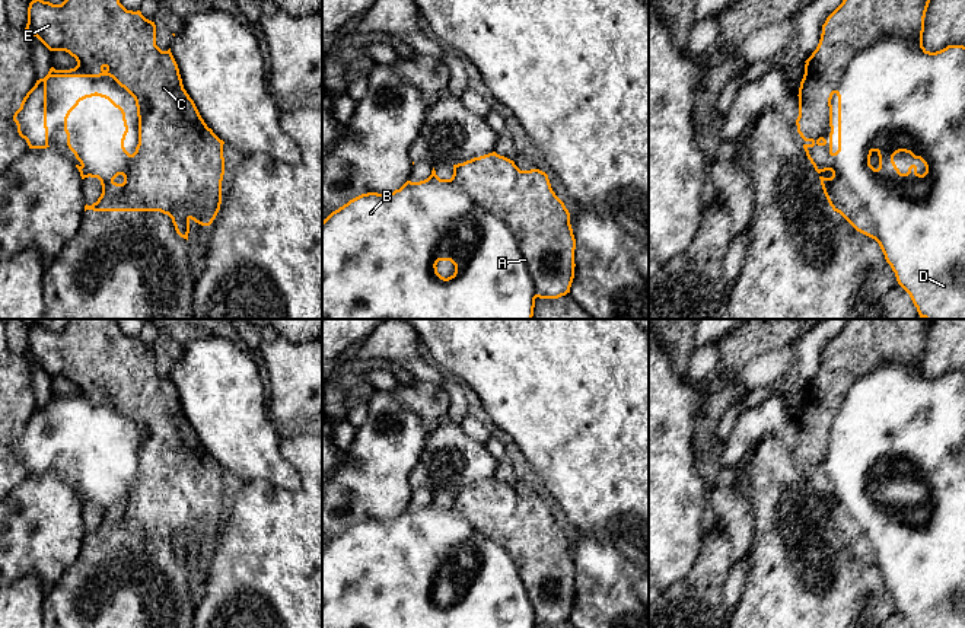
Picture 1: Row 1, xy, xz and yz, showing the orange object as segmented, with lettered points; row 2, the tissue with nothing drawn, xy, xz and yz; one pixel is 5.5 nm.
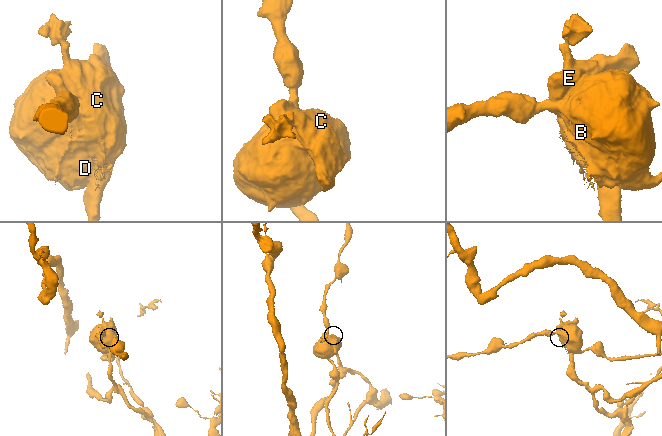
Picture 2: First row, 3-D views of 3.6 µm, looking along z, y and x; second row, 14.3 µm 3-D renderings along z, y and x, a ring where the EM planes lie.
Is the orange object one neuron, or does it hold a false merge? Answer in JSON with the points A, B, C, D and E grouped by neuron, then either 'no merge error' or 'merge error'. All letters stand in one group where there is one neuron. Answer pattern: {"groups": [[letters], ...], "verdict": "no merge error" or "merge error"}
{"groups": [["A", "B", "C", "D", "E"]], "verdict": "no merge error"}

